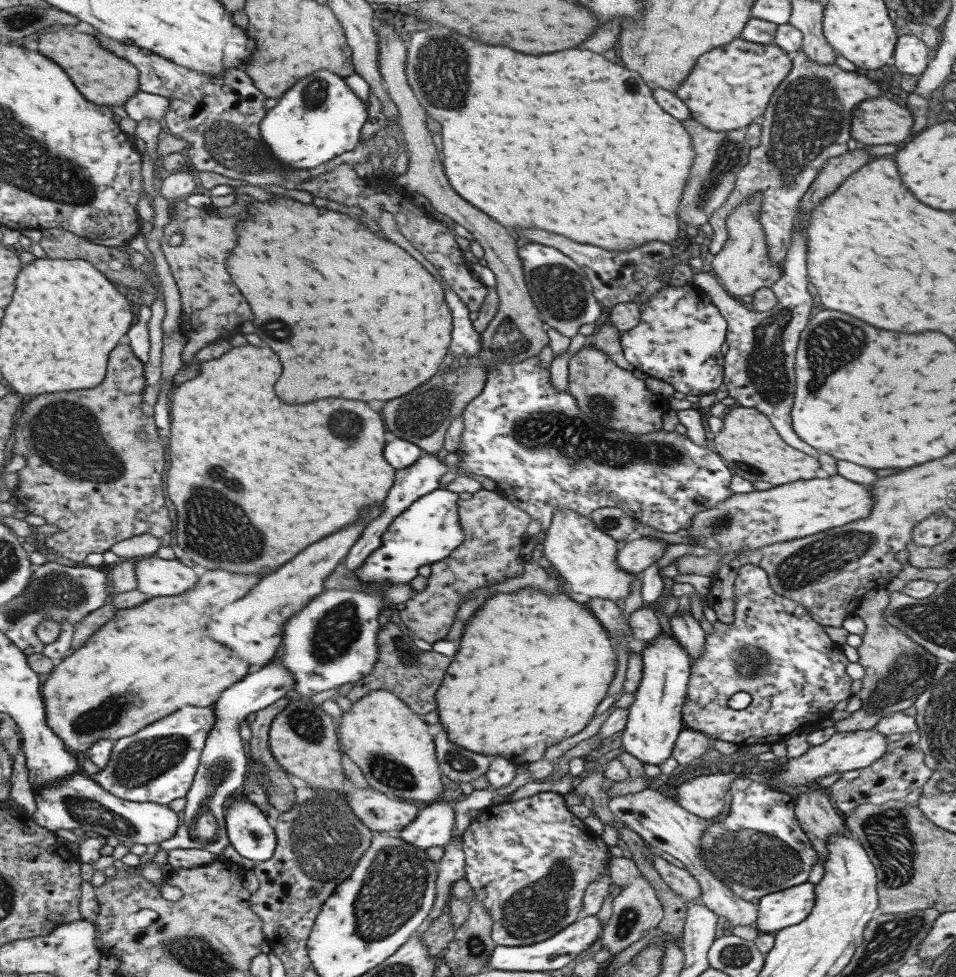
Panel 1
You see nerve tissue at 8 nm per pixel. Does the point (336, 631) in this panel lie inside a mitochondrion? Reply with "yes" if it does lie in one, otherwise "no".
yes

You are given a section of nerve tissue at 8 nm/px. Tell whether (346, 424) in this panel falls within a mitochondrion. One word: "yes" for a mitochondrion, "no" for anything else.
yes

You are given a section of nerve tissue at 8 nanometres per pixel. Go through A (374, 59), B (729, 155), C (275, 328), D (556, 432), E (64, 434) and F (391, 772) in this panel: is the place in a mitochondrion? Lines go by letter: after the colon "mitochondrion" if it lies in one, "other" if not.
A: other
B: mitochondrion
C: mitochondrion
D: mitochondrion
E: mitochondrion
F: mitochondrion

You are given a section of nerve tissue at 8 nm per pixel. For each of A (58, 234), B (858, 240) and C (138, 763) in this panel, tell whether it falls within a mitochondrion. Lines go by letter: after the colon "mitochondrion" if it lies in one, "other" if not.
A: other
B: other
C: mitochondrion

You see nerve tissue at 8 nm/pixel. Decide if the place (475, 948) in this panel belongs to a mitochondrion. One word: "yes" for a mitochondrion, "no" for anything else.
yes

